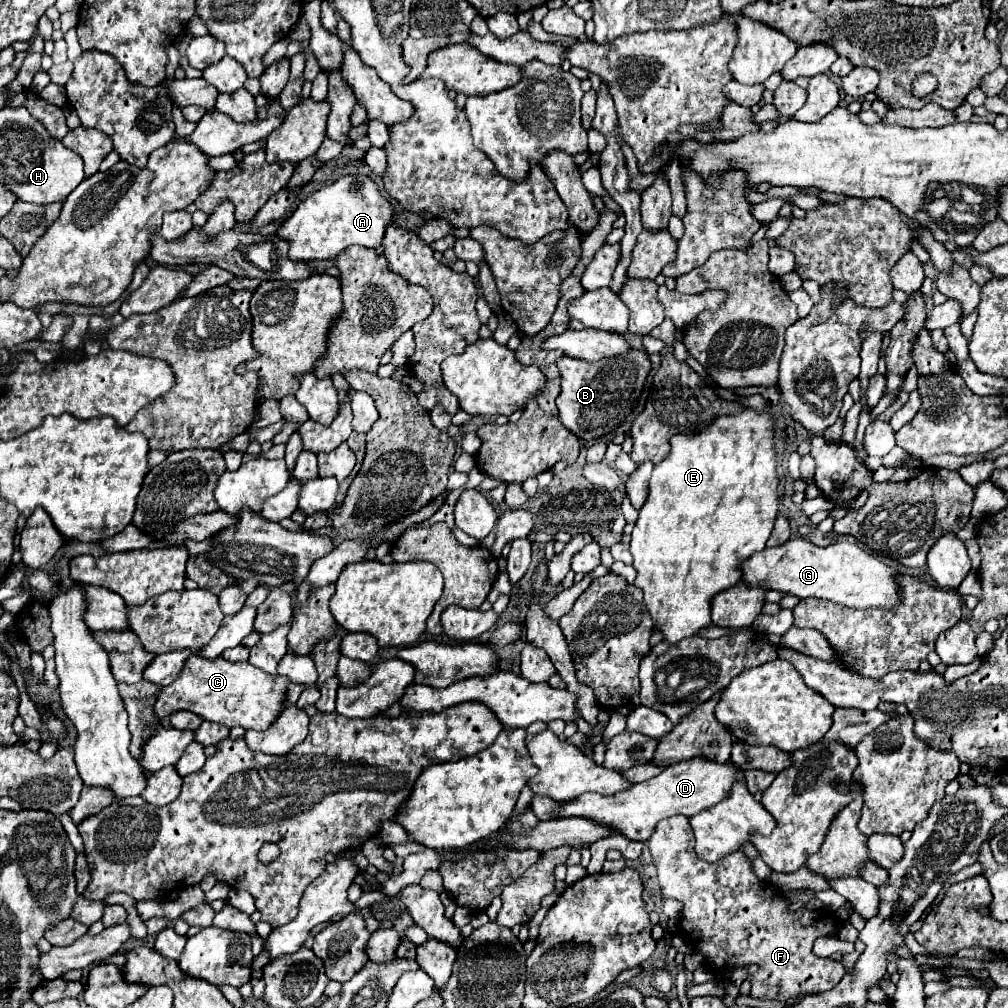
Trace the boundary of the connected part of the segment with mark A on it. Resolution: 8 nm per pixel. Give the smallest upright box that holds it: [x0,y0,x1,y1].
[276,175,394,259]

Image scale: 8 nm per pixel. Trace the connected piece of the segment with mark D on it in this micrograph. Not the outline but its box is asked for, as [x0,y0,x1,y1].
[560,759,742,841]

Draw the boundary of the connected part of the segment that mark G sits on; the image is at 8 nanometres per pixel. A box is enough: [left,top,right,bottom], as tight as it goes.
[744,539,900,609]

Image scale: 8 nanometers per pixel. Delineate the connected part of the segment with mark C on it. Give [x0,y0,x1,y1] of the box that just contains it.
[156,655,288,731]

